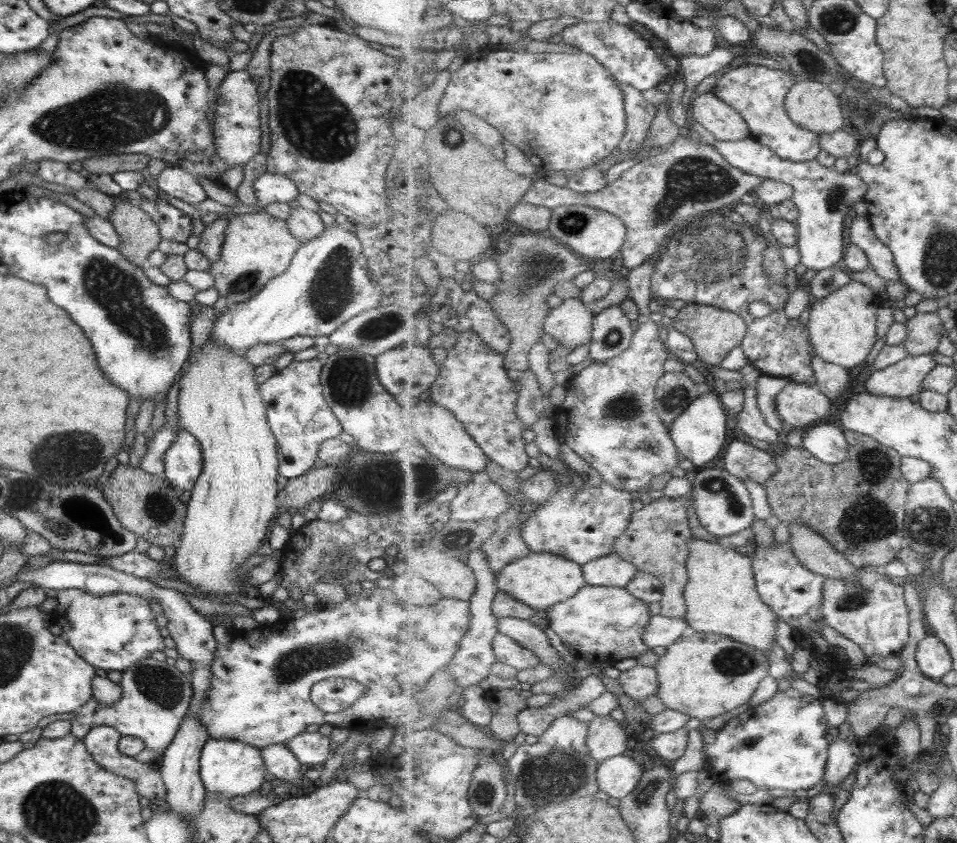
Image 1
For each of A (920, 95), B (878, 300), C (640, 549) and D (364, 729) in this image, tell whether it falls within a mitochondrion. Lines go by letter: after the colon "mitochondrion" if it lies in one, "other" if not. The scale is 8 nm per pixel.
A: other
B: other
C: other
D: other

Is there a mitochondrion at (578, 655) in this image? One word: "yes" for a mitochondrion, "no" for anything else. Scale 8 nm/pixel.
no

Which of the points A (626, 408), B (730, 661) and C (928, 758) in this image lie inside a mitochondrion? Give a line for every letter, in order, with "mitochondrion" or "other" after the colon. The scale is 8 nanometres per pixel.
A: mitochondrion
B: mitochondrion
C: other

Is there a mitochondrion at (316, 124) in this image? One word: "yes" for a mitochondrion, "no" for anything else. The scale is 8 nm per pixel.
yes

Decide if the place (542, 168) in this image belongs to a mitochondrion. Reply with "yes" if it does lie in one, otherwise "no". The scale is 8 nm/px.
no

